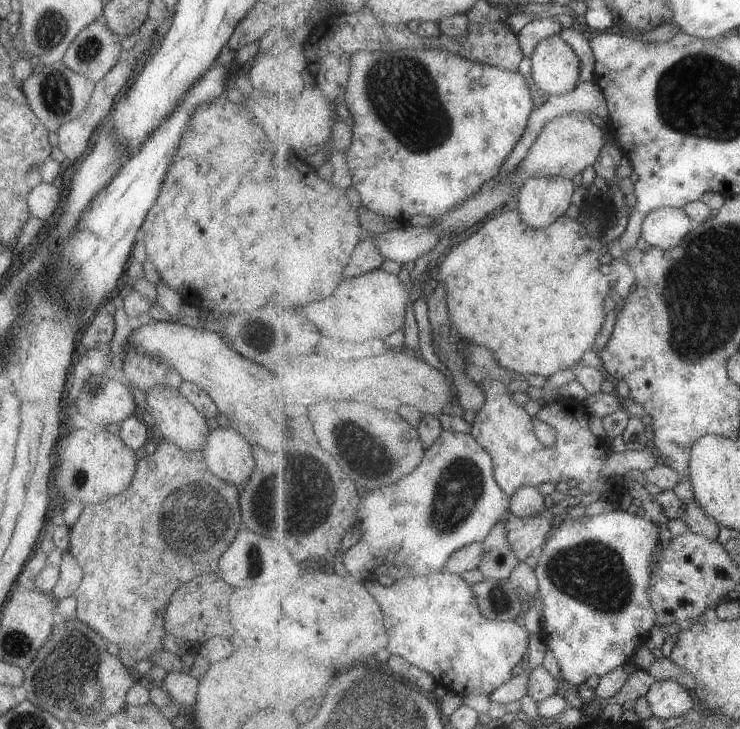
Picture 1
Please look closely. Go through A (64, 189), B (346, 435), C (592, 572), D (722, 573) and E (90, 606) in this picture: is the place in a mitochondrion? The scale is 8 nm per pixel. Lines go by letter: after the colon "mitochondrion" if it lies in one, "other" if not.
A: other
B: mitochondrion
C: mitochondrion
D: other
E: other

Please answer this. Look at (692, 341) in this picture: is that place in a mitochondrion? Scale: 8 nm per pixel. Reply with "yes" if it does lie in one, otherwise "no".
yes

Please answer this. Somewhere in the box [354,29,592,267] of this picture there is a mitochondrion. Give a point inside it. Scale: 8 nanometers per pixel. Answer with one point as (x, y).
(401, 94)

